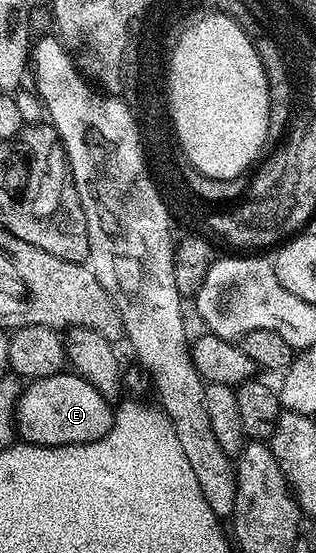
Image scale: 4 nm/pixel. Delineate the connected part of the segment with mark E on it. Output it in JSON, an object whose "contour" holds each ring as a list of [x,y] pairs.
{"contour":[[[59,373],[33,379],[16,401],[16,433],[23,442],[39,447],[97,443],[112,428],[113,404],[75,373]]]}

